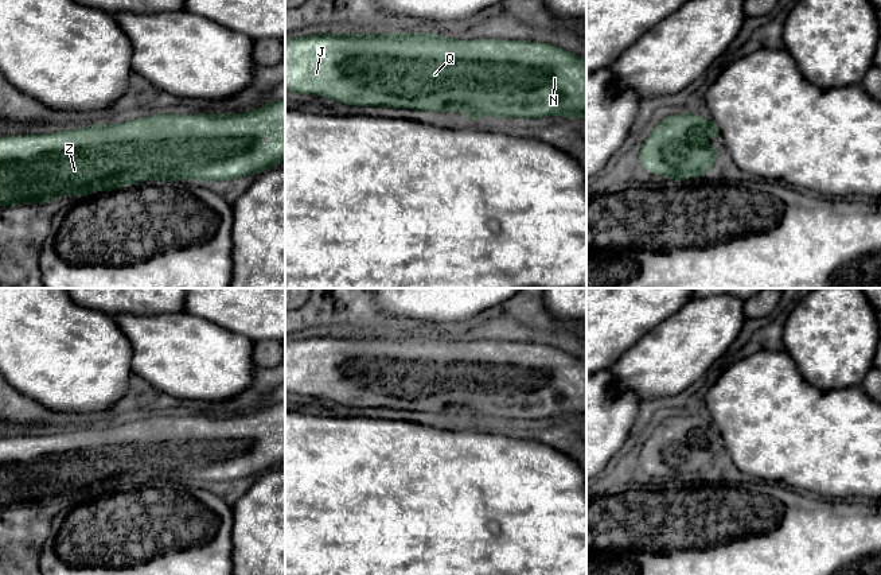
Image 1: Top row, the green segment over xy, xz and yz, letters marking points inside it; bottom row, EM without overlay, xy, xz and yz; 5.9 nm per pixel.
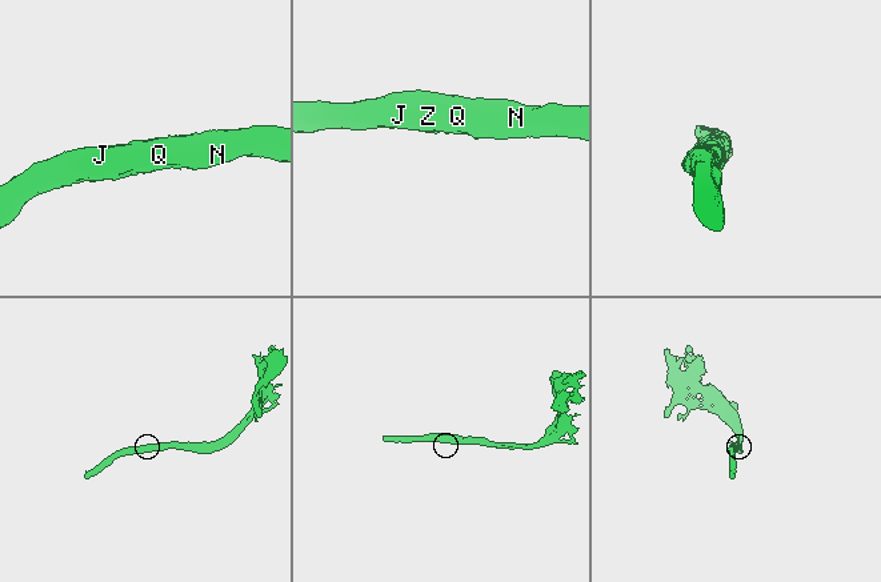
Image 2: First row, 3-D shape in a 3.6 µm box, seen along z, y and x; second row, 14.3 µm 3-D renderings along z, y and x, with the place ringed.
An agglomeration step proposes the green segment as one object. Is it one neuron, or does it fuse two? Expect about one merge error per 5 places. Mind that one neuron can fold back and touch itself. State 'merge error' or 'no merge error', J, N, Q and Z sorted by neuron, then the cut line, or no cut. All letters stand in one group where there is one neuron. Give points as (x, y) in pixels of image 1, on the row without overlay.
no merge error; J N Q Z; no cut

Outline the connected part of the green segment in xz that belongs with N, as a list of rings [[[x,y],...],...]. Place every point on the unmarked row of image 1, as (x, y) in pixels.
[[[321,335],[285,342],[285,392],[324,397],[347,407],[463,413],[471,423],[483,417],[539,420],[586,416],[586,361],[553,346],[526,342],[457,342],[437,335]]]

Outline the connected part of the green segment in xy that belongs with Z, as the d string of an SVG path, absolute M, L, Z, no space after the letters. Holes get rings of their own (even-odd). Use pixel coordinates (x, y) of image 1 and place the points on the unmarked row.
M285 403L266 404L262 409L247 415L233 415L221 417L210 417L207 415L198 416L160 416L153 413L151 419L144 419L118 427L106 428L102 426L85 427L77 432L59 432L55 435L42 436L23 436L23 438L0 438L0 508L11 508L15 505L34 505L34 504L51 504L54 500L63 497L82 498L91 496L97 492L109 493L117 492L122 487L132 486L135 483L145 483L147 481L156 481L163 483L180 483L184 479L191 479L207 485L210 482L229 482L252 477L254 474L264 474L265 471L278 467L285 461ZM269 431L270 450L262 450L264 443L260 438Z

